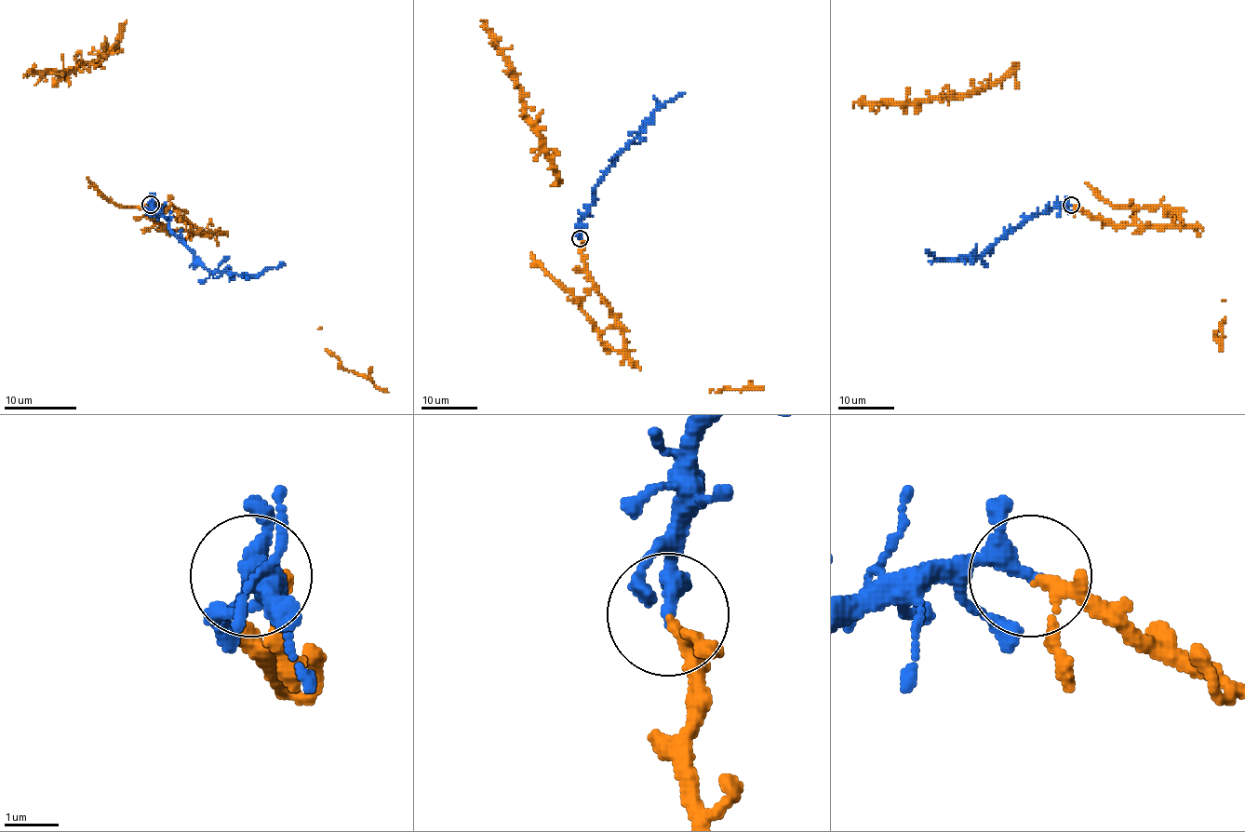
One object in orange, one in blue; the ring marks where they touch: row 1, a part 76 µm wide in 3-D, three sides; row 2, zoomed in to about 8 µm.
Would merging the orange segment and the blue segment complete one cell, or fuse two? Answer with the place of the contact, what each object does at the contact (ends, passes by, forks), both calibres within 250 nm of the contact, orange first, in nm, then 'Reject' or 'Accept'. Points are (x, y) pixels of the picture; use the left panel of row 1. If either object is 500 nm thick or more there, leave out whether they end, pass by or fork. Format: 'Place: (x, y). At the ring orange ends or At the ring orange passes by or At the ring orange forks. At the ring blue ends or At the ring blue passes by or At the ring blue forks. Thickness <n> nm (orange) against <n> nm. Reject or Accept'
Place: (150, 205). At the ring orange passes by. At the ring blue passes by. Thickness 150 nm (orange) against 240 nm. Accept

